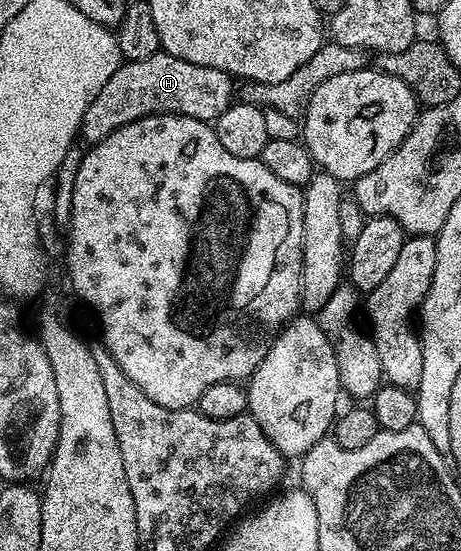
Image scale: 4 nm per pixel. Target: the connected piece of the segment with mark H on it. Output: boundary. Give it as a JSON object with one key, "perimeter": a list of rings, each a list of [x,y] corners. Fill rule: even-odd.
{"perimeter":[[[159,52],[148,60],[123,61],[108,84],[96,92],[96,100],[88,104],[82,117],[81,137],[93,144],[104,140],[116,128],[132,124],[153,114],[183,114],[201,122],[215,122],[236,98],[235,79],[220,68],[204,68],[204,64],[188,64],[176,56]]]}

